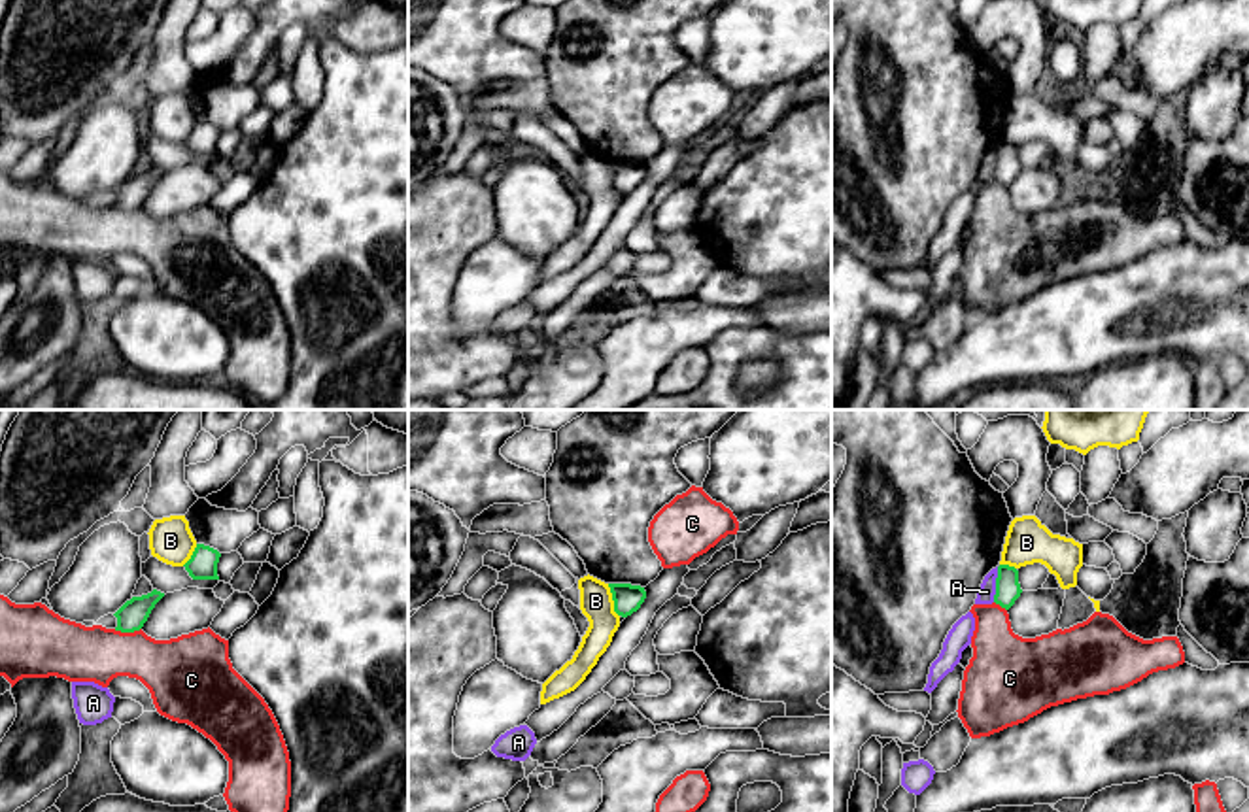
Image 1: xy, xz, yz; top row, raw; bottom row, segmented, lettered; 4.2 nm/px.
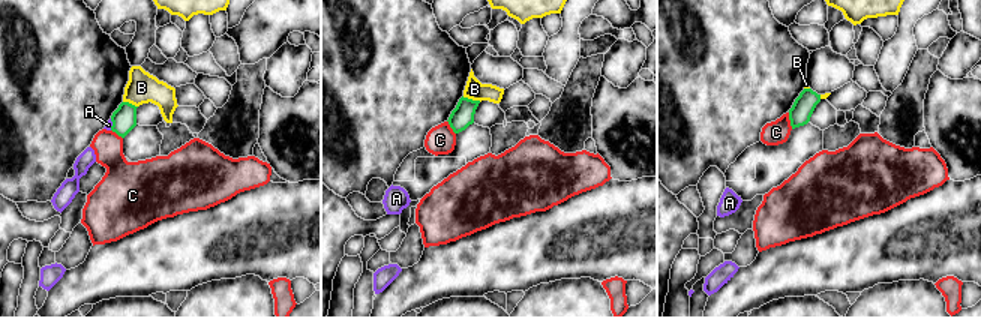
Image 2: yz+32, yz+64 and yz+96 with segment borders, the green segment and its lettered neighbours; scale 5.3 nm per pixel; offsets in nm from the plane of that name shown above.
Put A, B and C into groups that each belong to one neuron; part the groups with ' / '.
A / B / C

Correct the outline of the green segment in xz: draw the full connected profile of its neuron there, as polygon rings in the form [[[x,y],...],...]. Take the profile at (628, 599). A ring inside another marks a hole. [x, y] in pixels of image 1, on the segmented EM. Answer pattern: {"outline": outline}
{"outline": [[[608,584],[608,587],[614,601],[614,612],[622,617],[627,617],[637,612],[646,599],[646,591],[641,585]]]}

